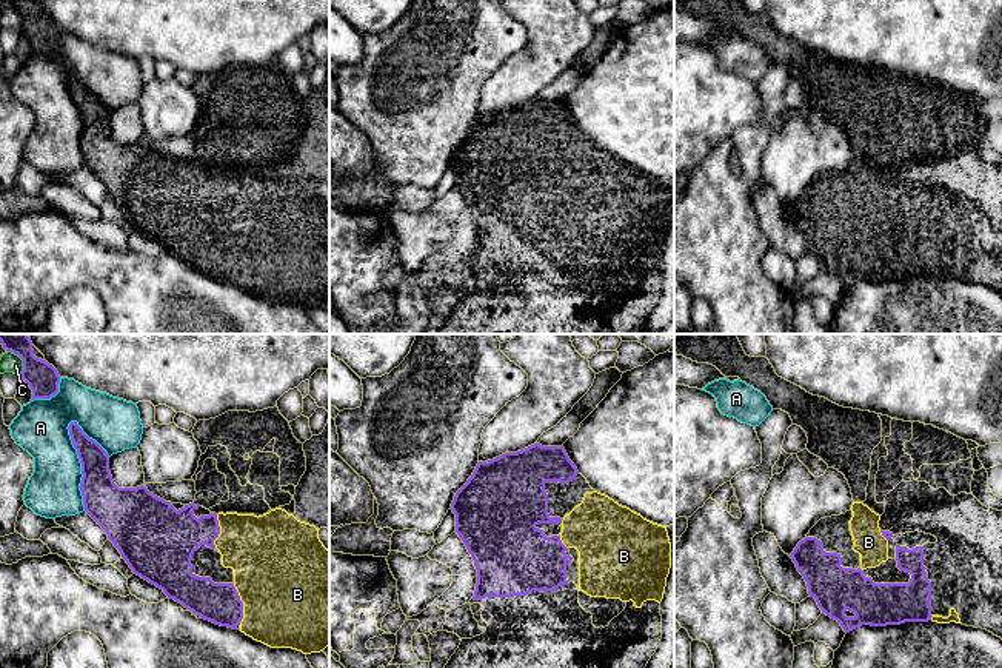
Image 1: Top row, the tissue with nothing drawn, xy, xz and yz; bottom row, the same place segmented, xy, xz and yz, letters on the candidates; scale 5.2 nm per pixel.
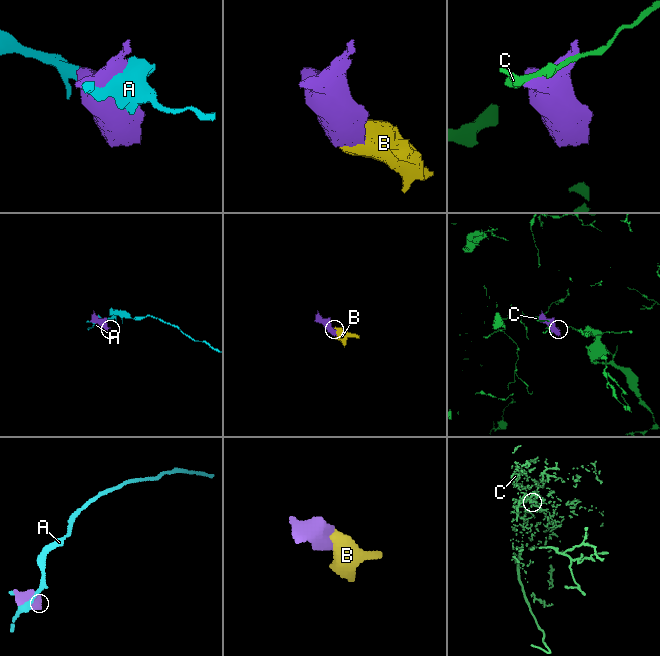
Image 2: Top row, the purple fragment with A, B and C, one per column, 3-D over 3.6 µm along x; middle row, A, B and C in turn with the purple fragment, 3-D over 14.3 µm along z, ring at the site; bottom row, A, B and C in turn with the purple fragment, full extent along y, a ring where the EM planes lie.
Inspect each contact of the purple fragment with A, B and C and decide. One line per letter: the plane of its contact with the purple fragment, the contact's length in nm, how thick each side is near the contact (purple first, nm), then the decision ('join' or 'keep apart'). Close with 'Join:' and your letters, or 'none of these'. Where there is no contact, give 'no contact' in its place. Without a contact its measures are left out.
A: xy | 480 nm | 220/280 nm | keep apart
B: xy | 220 nm | 220/500 nm | join
C: xy | 150 nm | 160/110 nm | keep apart
Join: B

